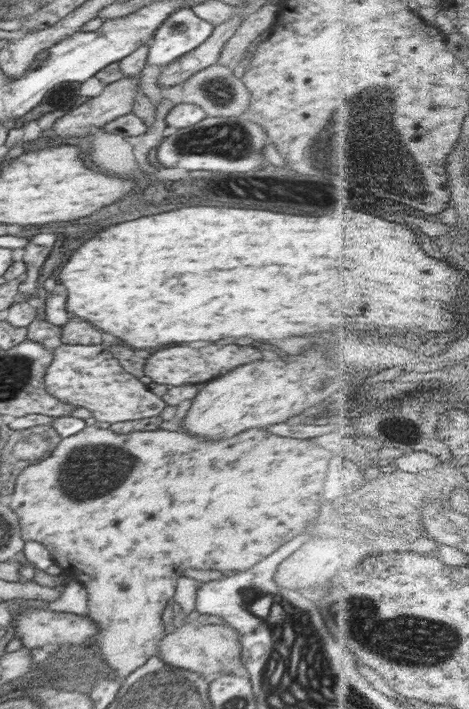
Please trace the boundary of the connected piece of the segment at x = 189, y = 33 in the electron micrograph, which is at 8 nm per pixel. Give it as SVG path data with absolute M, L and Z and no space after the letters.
M192 9L174 11L156 30L149 45L147 64L163 68L202 45L212 35L213 28L210 22L196 16Z

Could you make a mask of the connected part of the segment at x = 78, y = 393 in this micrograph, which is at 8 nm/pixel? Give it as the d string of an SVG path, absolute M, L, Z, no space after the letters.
M62 342L53 349L44 384L47 393L60 402L90 410L92 422L99 425L152 418L159 416L166 406L161 397L152 393L138 377L124 370L112 355L109 344L70 345L70 342Z

